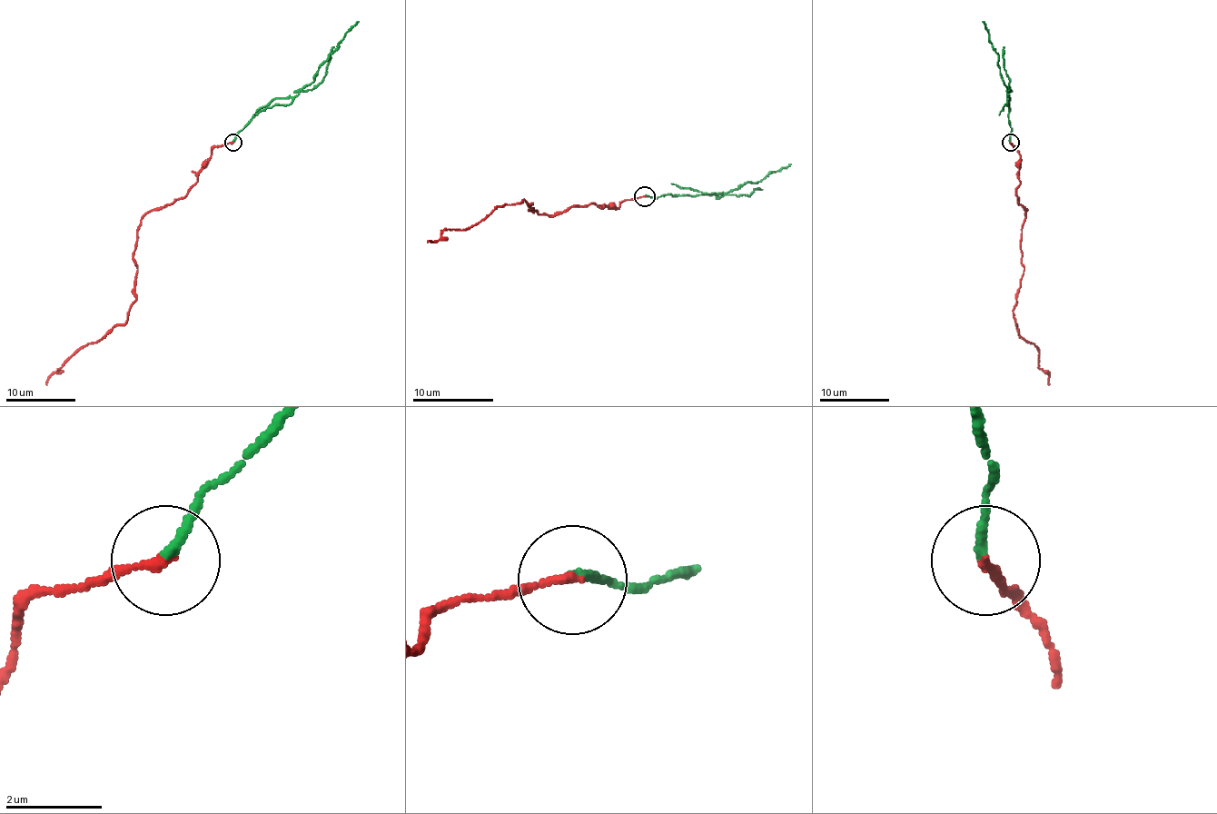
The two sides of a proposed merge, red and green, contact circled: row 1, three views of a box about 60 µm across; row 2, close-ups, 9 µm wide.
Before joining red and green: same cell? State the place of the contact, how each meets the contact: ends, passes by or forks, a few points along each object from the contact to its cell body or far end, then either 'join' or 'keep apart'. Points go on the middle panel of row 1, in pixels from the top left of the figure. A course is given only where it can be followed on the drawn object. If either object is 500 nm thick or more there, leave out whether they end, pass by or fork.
at (645, 196); red ends there; green ends there; red runs (644, 196), (618, 208), (587, 204), (549, 214), (529, 210), (532, 204), (524, 200), (429, 241); green runs (644, 196), (727, 193), (744, 183), (757, 182), (790, 163); keep apart

